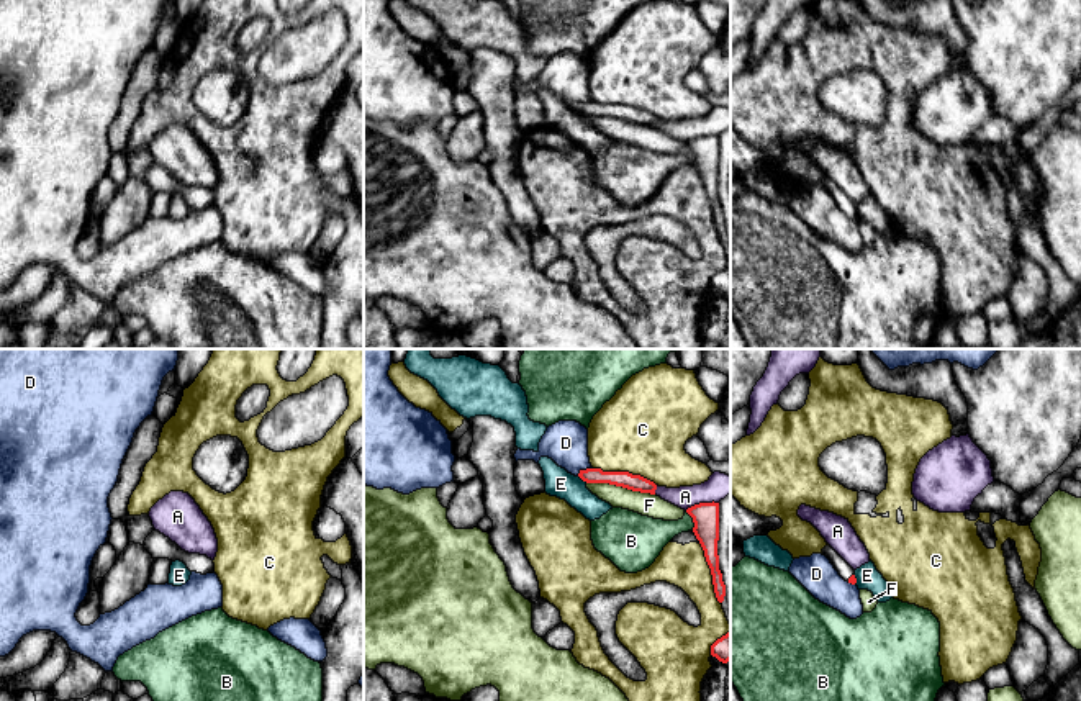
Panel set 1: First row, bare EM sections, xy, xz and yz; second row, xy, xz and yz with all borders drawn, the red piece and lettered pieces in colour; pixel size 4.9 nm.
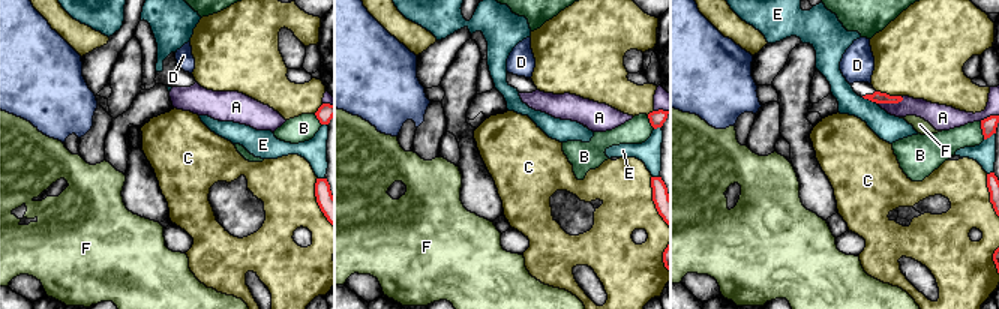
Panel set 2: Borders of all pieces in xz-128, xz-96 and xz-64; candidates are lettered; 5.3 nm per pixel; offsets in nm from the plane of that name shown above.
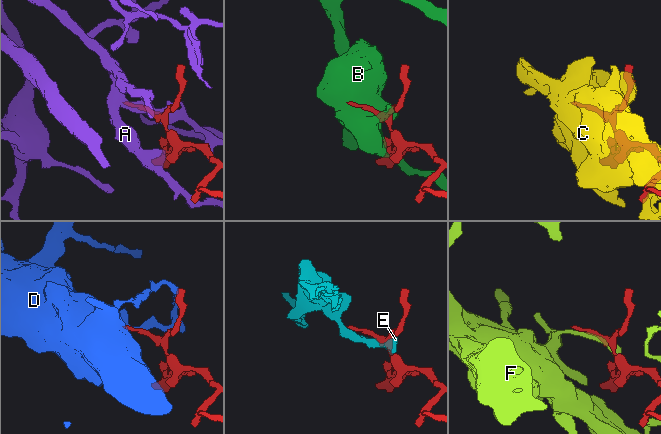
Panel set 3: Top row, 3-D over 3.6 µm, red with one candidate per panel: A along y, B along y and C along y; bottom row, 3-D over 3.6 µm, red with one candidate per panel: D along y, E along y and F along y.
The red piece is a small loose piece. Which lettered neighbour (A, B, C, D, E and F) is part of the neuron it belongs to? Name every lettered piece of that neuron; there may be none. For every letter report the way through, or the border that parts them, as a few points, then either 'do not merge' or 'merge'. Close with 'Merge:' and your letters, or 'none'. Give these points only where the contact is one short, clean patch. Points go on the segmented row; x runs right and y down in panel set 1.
A: do not merge
B: do not merge
C: do not merge
D: do not merge
E: do not merge
F: do not merge
Merge: none

